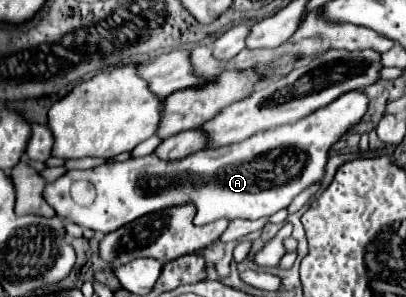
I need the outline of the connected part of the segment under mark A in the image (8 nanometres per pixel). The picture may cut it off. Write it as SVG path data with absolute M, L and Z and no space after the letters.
M355 90L351 94L341 94L335 102L323 106L321 110L309 114L303 120L297 120L295 124L285 124L273 130L257 132L245 142L229 144L217 150L199 150L199 154L191 154L179 162L163 162L155 154L149 154L143 158L133 158L117 164L103 164L89 170L69 170L61 178L45 186L43 198L59 218L79 224L83 228L91 228L99 234L113 232L143 214L187 202L193 202L197 206L195 214L197 226L215 222L223 216L229 220L233 218L257 220L263 216L271 216L281 208L287 208L301 190L323 178L323 168L327 162L329 148L345 134L347 128L351 128L363 118L367 106L369 106L367 94L363 90Z

